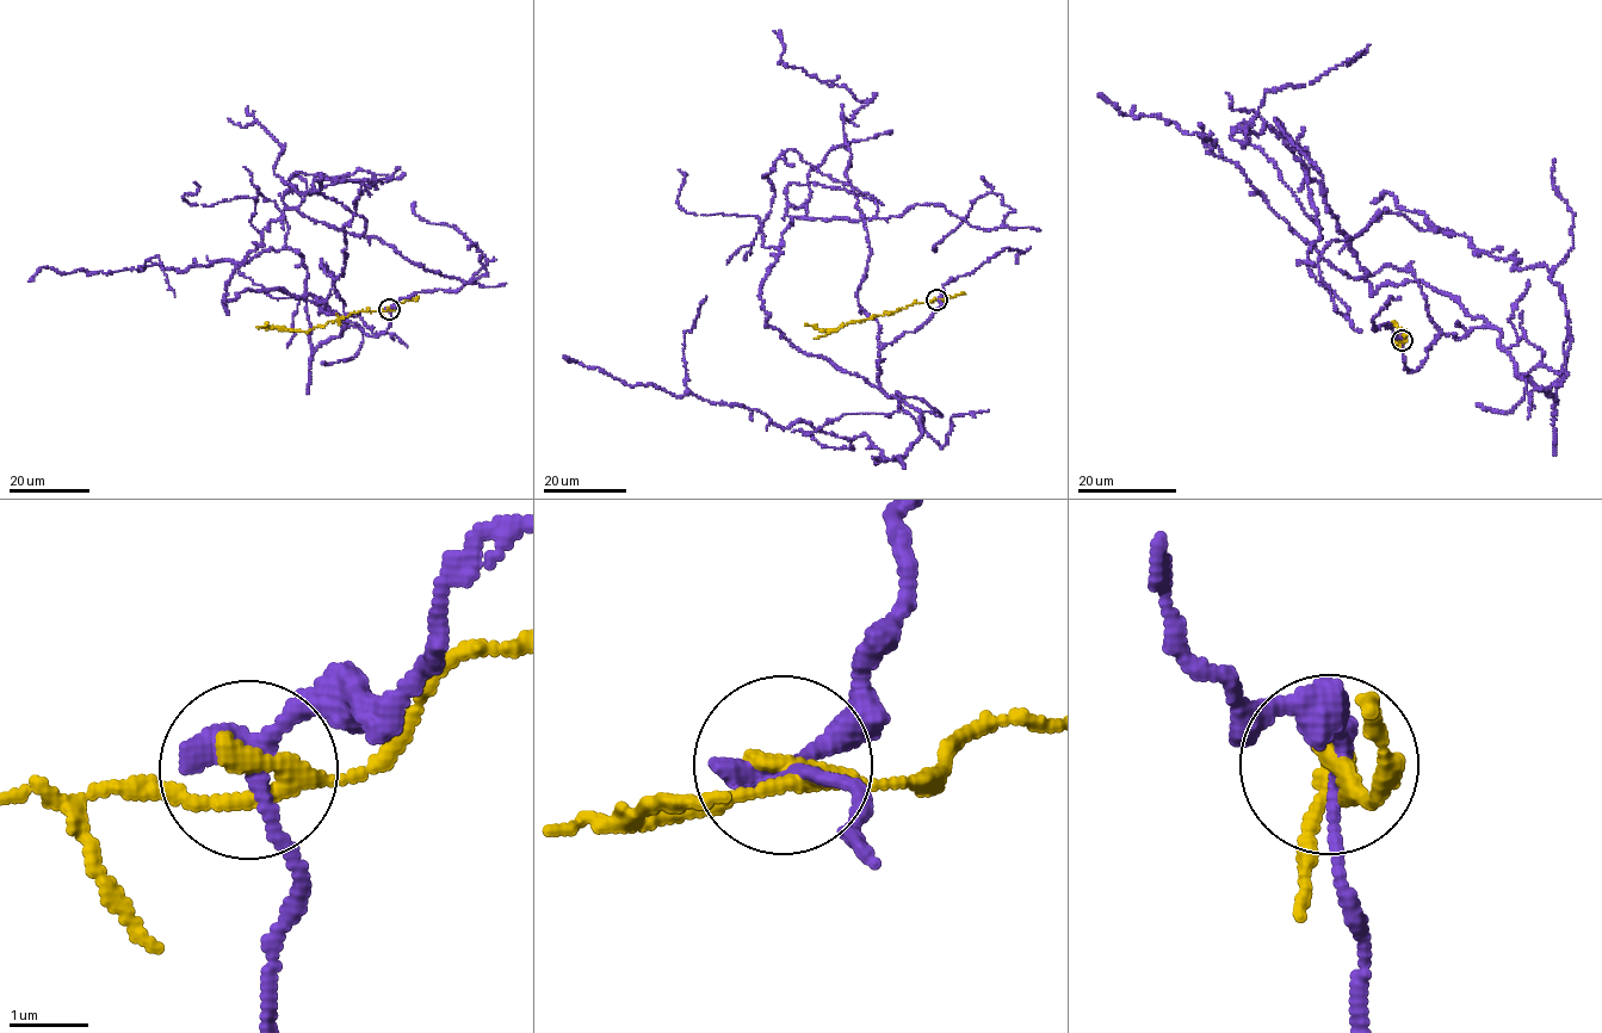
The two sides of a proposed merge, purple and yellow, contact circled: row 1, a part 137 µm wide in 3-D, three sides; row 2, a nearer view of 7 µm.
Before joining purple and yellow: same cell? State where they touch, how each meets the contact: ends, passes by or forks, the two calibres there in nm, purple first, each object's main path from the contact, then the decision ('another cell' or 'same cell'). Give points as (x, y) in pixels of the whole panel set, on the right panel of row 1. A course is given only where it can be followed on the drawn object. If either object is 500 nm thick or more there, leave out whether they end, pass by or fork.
place (1402, 340); purple passes by; yellow passes by; calibres 300 and 220 nm; course purple (1402, 340), (1412, 371), (1486, 323), (1373, 294), (1307, 168), (1312, 221), (1229, 136), (1366, 53); course yellow (1402, 340), (1402, 334), (1397, 345), (1396, 340), (1403, 335), (1399, 328), (1387, 323); another cell

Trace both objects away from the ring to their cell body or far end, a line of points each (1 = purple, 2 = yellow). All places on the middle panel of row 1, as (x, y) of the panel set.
1: (936, 299), (879, 350), (878, 387), (766, 325), (760, 285), (795, 217), (877, 212), (791, 148), (727, 264)
2: (936, 299), (847, 322), (835, 331), (820, 331), (805, 325)

